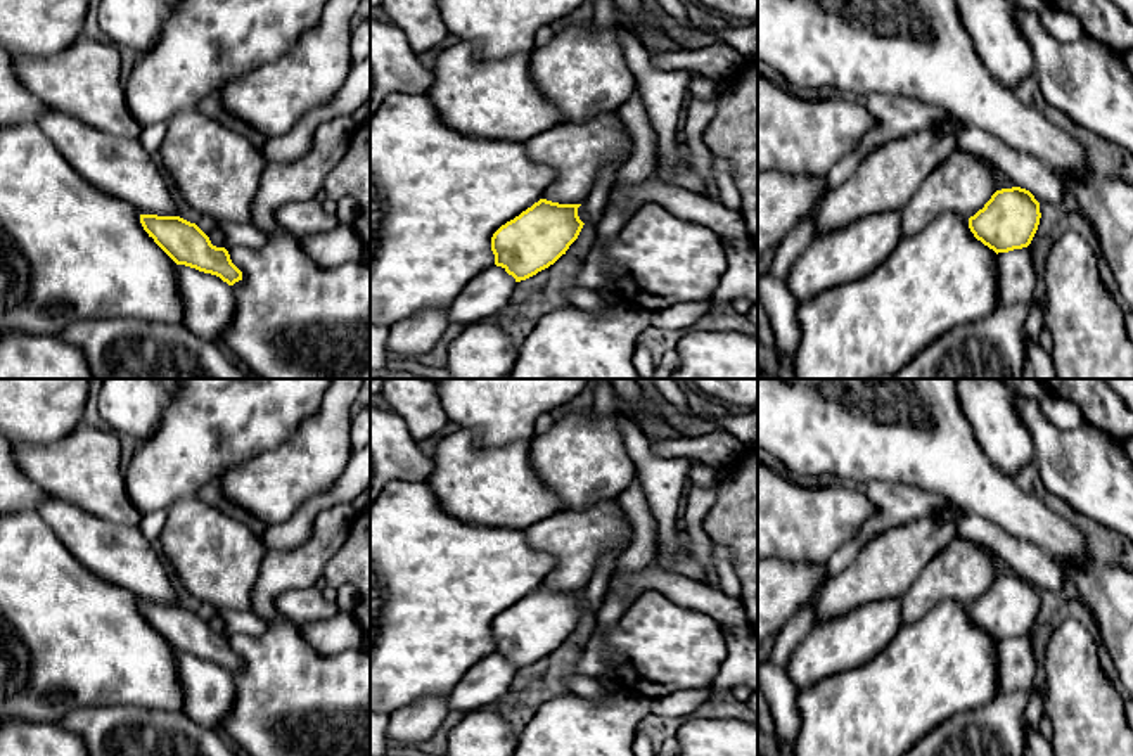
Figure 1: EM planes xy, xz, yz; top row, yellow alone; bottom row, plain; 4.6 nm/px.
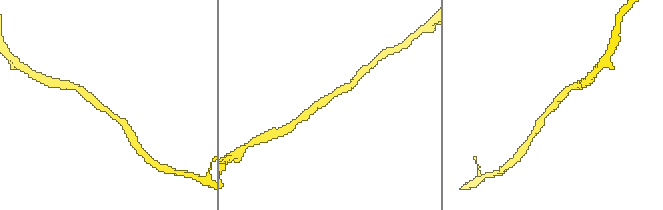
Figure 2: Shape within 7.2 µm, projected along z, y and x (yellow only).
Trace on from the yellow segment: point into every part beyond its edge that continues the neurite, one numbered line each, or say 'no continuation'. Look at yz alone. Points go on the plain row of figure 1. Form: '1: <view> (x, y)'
no continuation

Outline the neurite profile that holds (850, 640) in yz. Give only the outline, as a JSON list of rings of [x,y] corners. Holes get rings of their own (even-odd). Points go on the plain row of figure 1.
[[[901,597],[813,621],[810,633],[792,650],[785,671],[797,690],[804,690],[827,676],[863,666],[886,649],[901,626]]]

